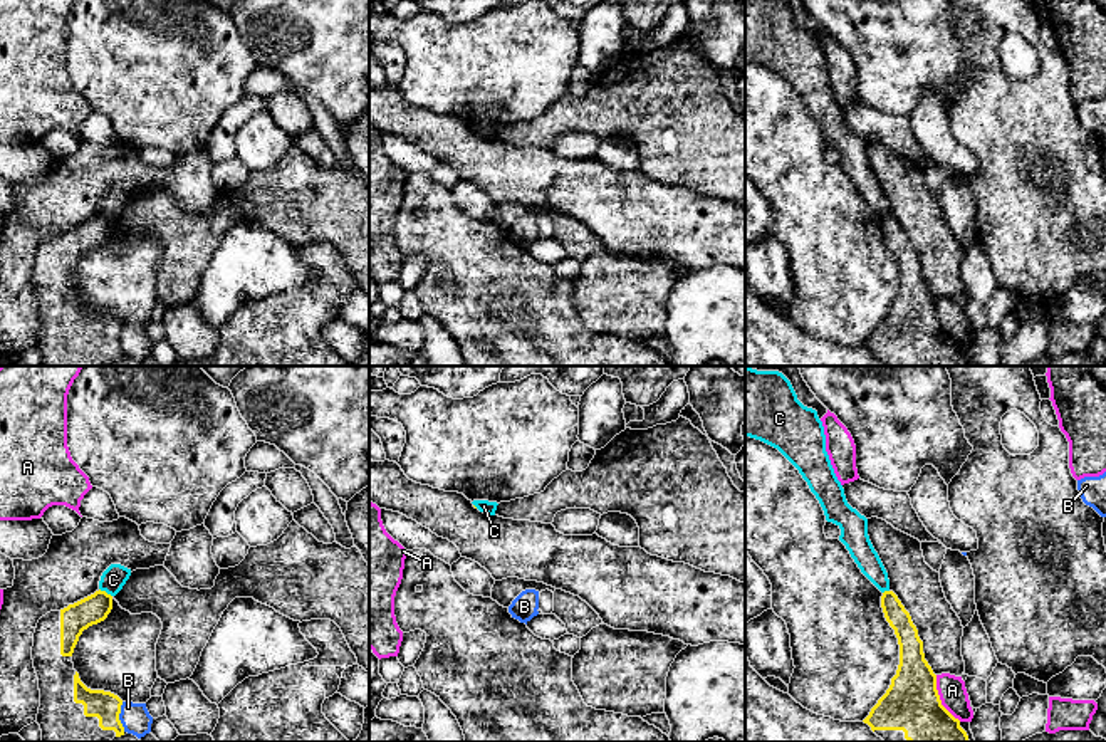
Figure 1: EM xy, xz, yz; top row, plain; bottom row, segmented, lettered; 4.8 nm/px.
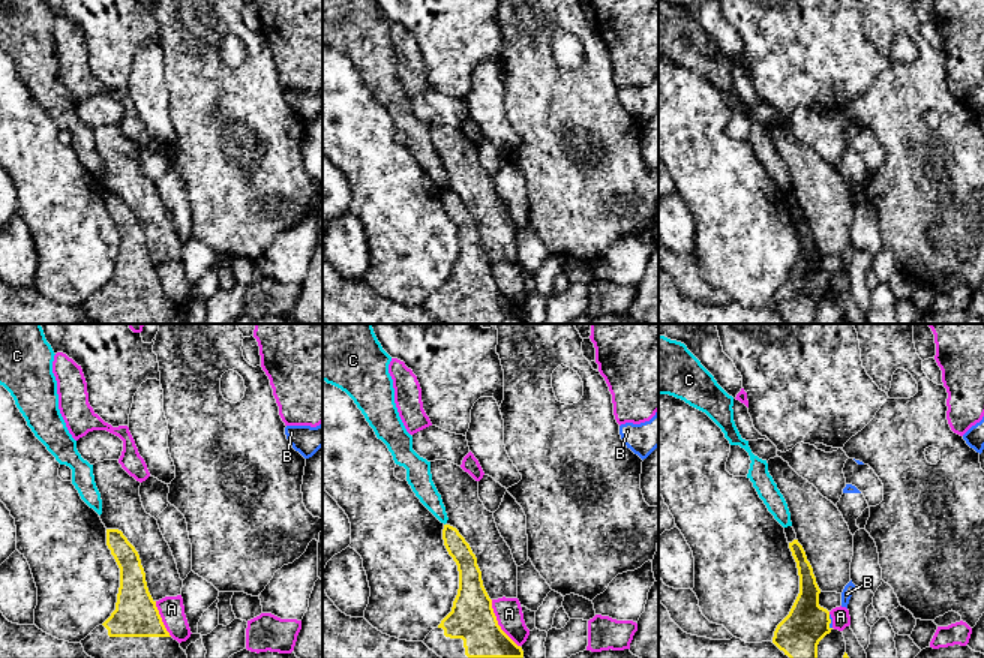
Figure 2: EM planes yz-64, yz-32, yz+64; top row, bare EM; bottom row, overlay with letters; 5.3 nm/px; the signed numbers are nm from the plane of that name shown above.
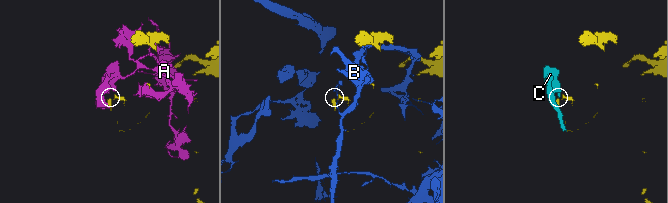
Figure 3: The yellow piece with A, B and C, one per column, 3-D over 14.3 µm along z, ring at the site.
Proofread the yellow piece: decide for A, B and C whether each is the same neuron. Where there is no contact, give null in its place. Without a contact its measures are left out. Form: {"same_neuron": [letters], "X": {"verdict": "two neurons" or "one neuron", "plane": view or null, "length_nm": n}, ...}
{"same_neuron": [], "A": {"verdict": "two neurons", "plane": "yz", "length_nm": 260}, "B": {"verdict": "two neurons", "plane": "xy", "length_nm": 140}, "C": {"verdict": "two neurons", "plane": "xy", "length_nm": 80}}

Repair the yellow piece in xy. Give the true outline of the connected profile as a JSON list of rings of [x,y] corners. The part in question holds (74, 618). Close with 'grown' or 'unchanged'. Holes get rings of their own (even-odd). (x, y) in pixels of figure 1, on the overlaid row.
[[[99,589],[39,619],[34,633],[32,660],[40,690],[40,707],[35,720],[42,730],[40,742],[111,742],[114,737],[124,735],[119,720],[123,700],[111,692],[87,688],[72,663],[72,653],[82,631],[104,621],[111,609],[112,596]]] | grown

